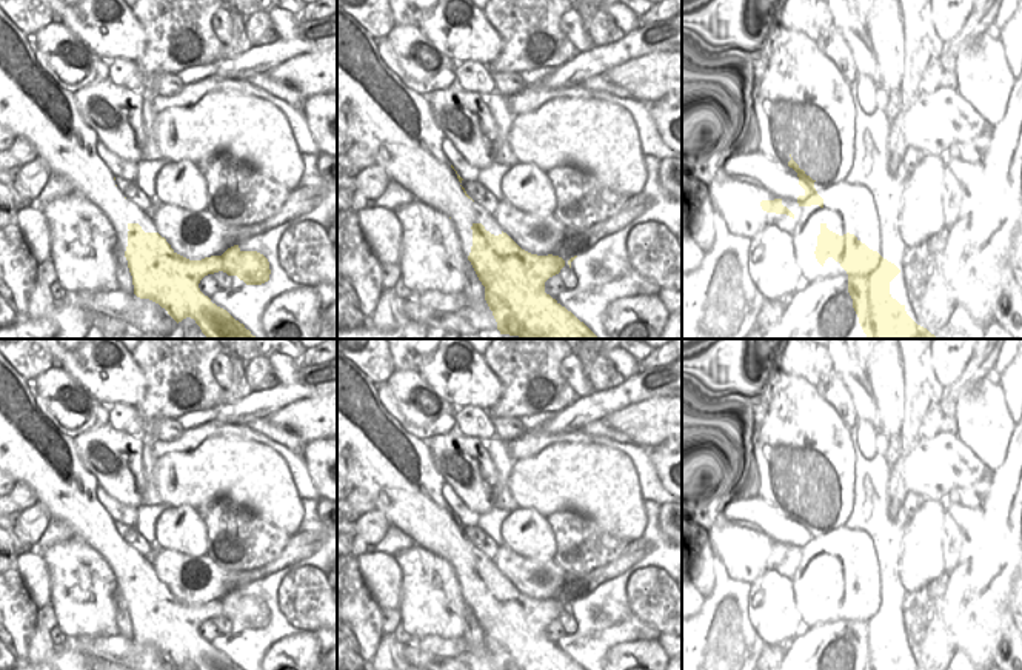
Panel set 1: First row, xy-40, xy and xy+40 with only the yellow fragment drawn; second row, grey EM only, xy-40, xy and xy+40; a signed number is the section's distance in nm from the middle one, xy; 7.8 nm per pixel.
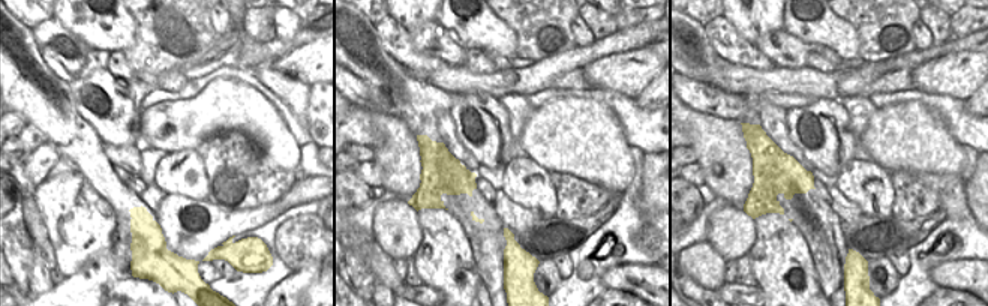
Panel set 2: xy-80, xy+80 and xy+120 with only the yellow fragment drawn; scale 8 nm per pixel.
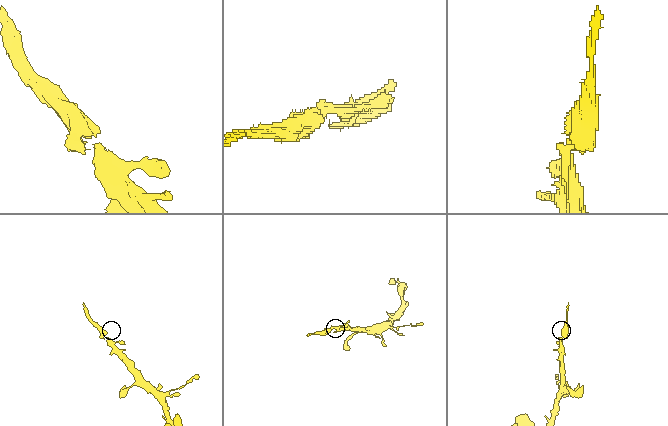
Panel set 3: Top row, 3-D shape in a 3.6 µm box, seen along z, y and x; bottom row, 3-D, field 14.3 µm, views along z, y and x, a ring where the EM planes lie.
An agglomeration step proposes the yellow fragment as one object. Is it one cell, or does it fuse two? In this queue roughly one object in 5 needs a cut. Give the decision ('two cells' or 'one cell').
two cells

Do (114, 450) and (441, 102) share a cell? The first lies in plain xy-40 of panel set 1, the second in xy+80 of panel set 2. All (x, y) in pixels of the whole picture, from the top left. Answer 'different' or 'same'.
different

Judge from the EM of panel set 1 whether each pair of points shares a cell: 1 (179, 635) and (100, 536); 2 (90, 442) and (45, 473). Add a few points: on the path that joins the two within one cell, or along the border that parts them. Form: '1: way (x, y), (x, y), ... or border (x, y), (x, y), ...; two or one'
1: way (159, 610), (125, 561); one
2: border (73, 438), (79, 461), (97, 481); two

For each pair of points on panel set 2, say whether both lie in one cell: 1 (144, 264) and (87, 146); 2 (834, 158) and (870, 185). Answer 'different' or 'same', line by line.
1: same
2: different

